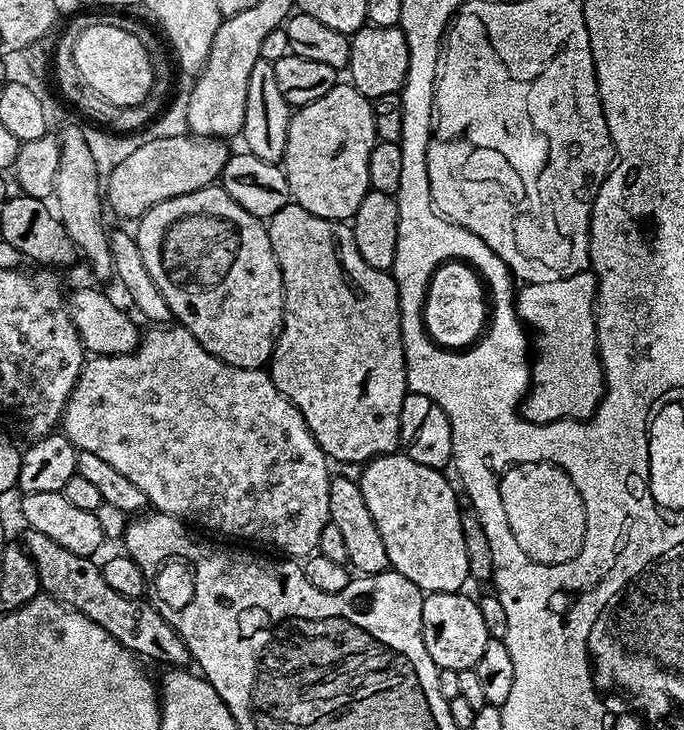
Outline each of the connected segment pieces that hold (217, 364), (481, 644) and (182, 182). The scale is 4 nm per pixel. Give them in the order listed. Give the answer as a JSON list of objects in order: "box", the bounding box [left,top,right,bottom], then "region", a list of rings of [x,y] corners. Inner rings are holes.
[{"box":[62,326,332,558],"region":[[[152,326],[141,335],[140,346],[133,352],[121,356],[97,356],[85,359],[84,369],[76,380],[74,390],[64,407],[62,435],[81,452],[89,452],[104,461],[110,462],[118,474],[130,478],[142,494],[146,494],[149,505],[155,511],[176,516],[192,526],[209,528],[224,536],[237,536],[240,540],[257,540],[260,544],[273,544],[277,553],[288,558],[307,558],[319,546],[323,528],[330,521],[330,482],[332,476],[328,467],[330,461],[318,446],[314,434],[306,426],[306,418],[274,386],[271,375],[264,368],[243,368],[230,366],[200,345],[198,338],[182,326]]]},{"box":[422,591,490,672],"region":[[[463,591],[430,592],[422,602],[422,638],[430,658],[439,669],[461,672],[475,668],[490,639],[479,603],[464,595]]]},{"box":[106,136,230,222],"region":[[[156,136],[145,144],[137,143],[132,152],[115,165],[106,176],[106,204],[120,216],[131,222],[139,221],[158,202],[166,202],[166,198],[178,198],[178,194],[194,194],[194,190],[213,187],[223,177],[224,167],[230,155],[223,139],[214,136]]]}]

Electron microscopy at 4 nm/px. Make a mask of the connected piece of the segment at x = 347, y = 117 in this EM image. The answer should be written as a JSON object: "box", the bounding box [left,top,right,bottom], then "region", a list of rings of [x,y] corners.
{"box":[282,82,376,221],"region":[[[338,82],[330,94],[309,104],[299,105],[293,111],[286,134],[286,150],[282,167],[292,191],[292,200],[301,204],[310,214],[327,220],[351,221],[352,215],[362,206],[362,198],[369,192],[370,150],[376,145],[376,127],[372,101],[351,82]]]}

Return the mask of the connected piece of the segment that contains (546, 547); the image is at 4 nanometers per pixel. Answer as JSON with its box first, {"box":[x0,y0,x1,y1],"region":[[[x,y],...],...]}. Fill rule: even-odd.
{"box":[496,458,586,564],"region":[[[513,458],[510,464],[503,464],[496,471],[496,496],[500,496],[500,508],[504,524],[508,524],[508,536],[516,540],[516,548],[525,552],[539,564],[565,564],[582,550],[586,538],[586,510],[578,486],[567,472],[555,462],[529,462],[526,458]]]}

